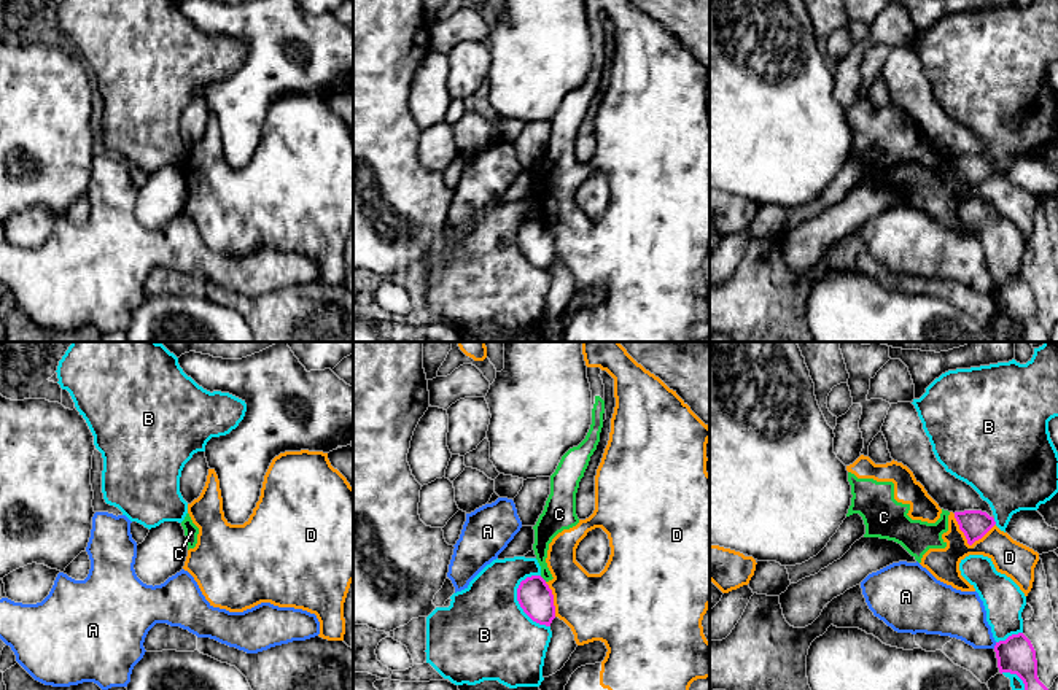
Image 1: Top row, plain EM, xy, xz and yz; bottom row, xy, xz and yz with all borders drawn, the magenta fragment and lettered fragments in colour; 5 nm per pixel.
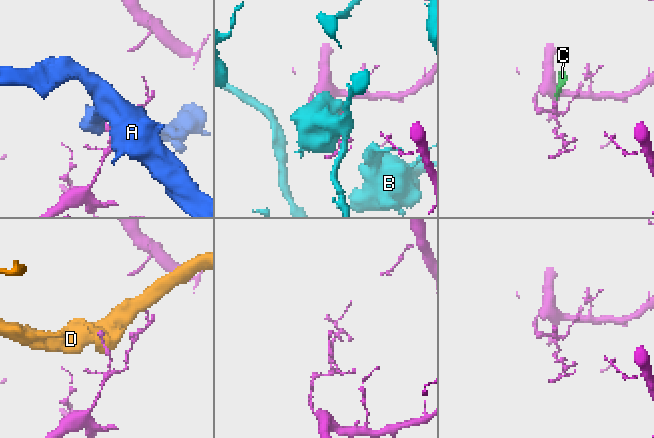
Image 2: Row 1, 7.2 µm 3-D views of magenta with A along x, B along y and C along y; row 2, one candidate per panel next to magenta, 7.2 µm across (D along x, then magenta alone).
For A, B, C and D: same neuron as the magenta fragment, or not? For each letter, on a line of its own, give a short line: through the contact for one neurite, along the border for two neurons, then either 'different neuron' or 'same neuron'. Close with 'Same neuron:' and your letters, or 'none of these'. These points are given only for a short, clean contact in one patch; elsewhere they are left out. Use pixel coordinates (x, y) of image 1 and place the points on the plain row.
A: line yz (996, 286), (993, 291); different neuron
B: different neuron
C: line xz (540, 220), (546, 224); different neuron
D: different neuron
Same neuron: none of these

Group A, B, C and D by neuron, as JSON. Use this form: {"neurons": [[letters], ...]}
{"neurons": [["A"], ["B"], ["C", "D"]]}

